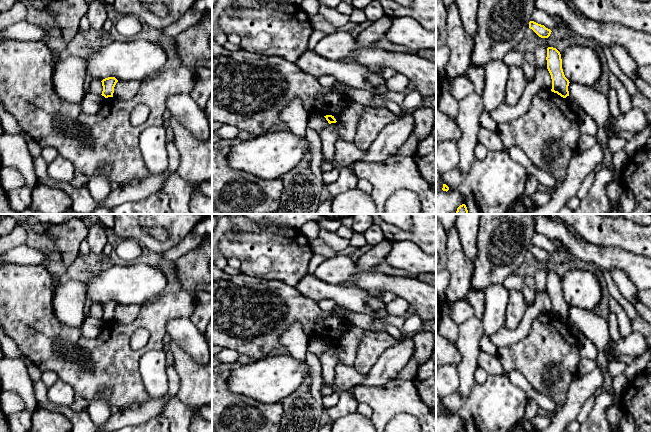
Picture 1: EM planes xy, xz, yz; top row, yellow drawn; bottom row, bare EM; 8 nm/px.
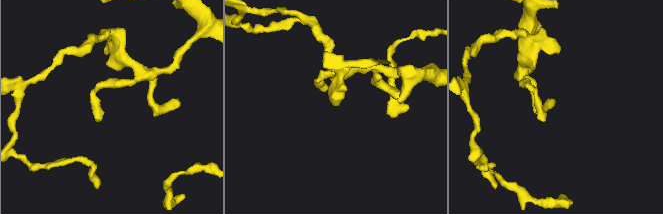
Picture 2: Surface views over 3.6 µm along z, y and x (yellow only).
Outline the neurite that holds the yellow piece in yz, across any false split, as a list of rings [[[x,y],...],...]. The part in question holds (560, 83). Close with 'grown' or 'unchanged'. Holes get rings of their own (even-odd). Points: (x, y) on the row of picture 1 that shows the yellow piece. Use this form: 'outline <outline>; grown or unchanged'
outline [[[553,47],[547,48],[547,69],[552,79],[551,91],[563,98],[569,96],[569,80],[565,77],[562,69],[562,59],[560,52]]]; unchanged

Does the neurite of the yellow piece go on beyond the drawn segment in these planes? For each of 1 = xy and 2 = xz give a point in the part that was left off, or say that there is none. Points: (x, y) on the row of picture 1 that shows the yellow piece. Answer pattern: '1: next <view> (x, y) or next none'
1: next none
2: next none

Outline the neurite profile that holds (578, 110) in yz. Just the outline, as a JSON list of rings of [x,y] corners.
[[[569,95],[565,99],[569,103],[571,109],[575,112],[575,114],[578,117],[581,117],[581,116],[583,116],[585,114],[583,108],[576,103],[576,101],[573,99],[573,97],[571,97]]]

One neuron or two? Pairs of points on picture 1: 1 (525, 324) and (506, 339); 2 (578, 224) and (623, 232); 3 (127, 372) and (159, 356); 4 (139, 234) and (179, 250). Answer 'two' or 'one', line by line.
1: one
2: one
3: two
4: two

